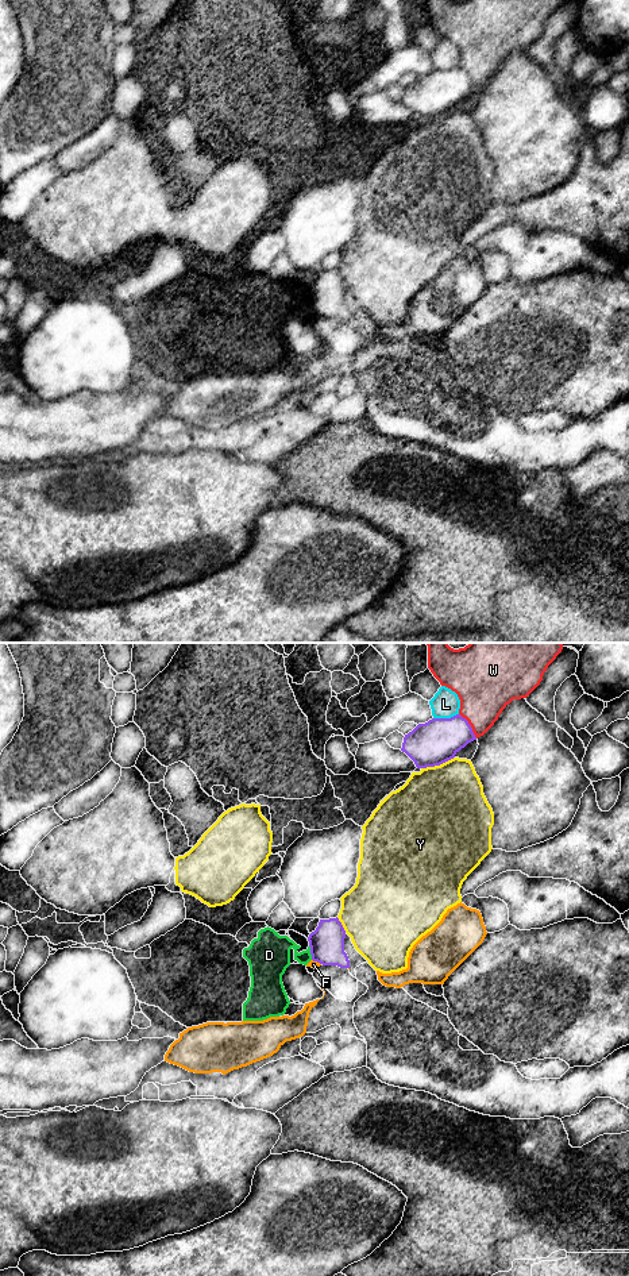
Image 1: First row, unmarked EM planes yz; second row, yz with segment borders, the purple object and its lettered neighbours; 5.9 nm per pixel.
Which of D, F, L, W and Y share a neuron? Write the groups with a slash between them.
D / F / L / W / Y

